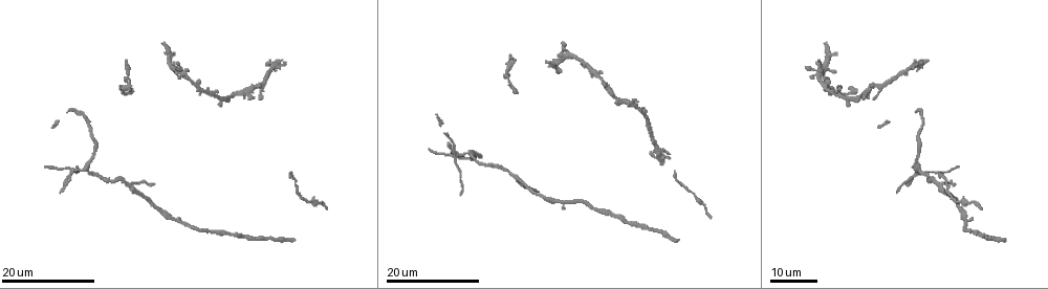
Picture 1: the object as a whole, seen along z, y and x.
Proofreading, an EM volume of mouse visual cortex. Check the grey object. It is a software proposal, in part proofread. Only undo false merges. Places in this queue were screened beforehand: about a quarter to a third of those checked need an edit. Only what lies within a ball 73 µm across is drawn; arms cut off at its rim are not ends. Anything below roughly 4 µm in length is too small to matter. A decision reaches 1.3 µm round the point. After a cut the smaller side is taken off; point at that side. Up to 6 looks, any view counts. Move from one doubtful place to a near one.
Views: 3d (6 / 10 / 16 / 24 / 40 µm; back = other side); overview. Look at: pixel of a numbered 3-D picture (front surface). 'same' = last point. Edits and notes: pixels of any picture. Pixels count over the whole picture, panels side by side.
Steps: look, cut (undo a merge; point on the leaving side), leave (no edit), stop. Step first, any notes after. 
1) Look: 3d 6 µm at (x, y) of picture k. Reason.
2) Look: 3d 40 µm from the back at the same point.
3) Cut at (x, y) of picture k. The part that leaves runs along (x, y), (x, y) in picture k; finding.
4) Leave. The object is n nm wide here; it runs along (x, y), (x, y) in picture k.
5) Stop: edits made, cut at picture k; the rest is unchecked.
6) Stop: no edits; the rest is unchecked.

Look: 3d 16 µm at (647, 109) of picture 1. Sudden change in width.

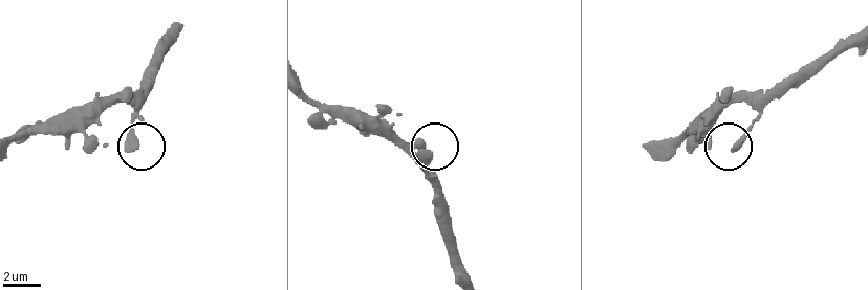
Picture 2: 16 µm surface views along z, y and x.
Look: 3d 6 µm at (135, 146) of picture 2.

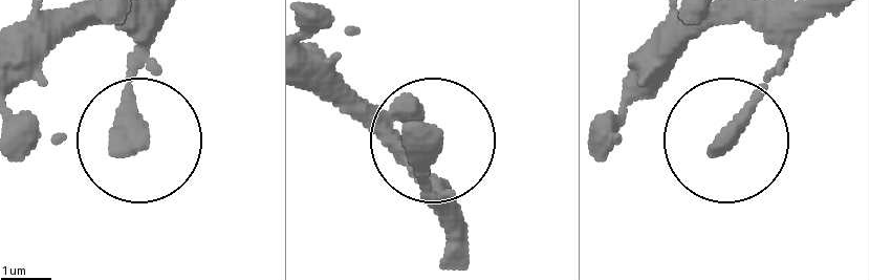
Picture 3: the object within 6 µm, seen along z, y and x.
Leave. The object is 490 nm wide here; it runs along (645, 82), (708, 27), (744, 23), (778, 69), (736, 141) in picture 3; continuous, no second neuron.

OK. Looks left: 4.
Look: 3d 24 µm at (940, 186) of picture 1. Arms part here.

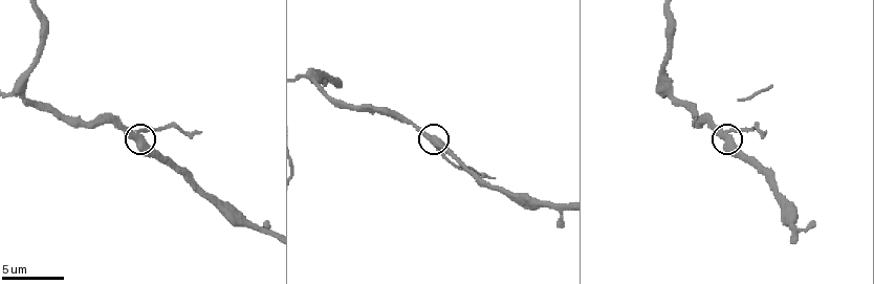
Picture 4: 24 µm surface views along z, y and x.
Look: 3d 10 µm at (141, 135) of picture 4.

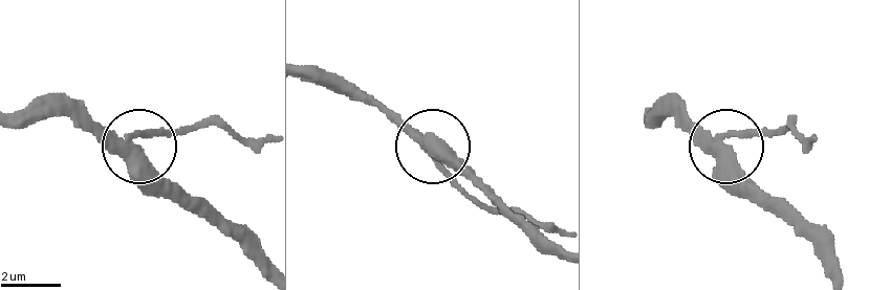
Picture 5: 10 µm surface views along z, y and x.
Cut at (154, 134) of picture 5. The part that leaves runs along (128, 136), (201, 128), (268, 136) in picture 5; a second neuron is stuck on.

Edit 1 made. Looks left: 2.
Look: 3d 16 µm at (455, 152) of picture 1. Three-way junction.

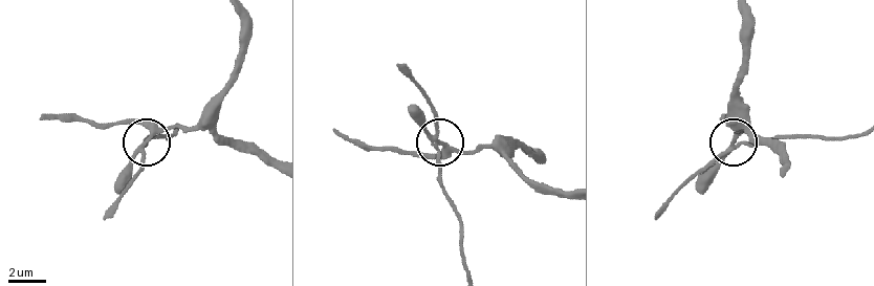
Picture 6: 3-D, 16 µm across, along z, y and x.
Look: 3d 6 µm at (740, 142) of picture 6.

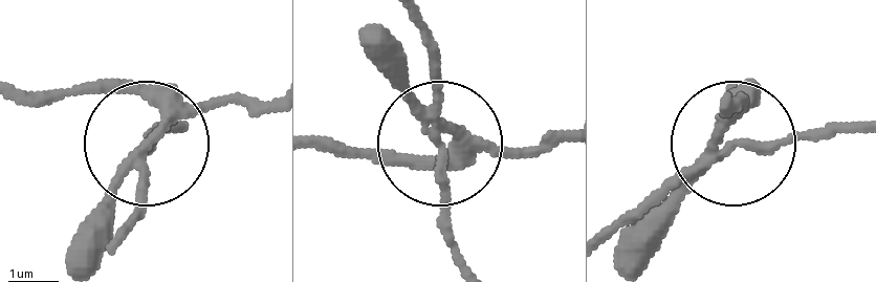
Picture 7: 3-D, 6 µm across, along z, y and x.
Cut at (443, 188) of picture 7. 3 arms meet here; the part that leaves runs along (428, 126), (464, 273) in picture 7; two neurons meet here.

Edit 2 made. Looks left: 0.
Stop: edits made, cut at picture 5, cut at picture 7; the rest is unchecked.

